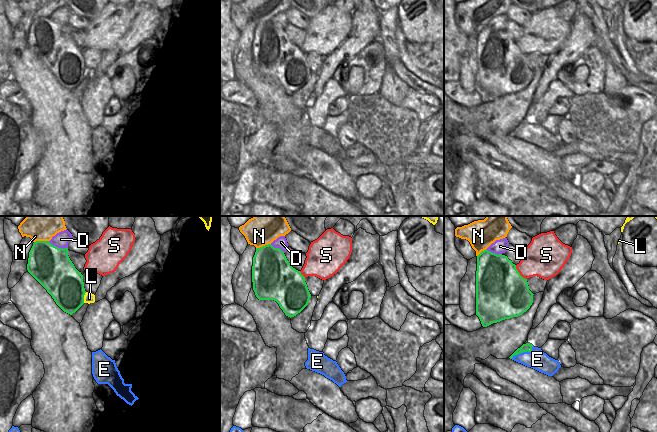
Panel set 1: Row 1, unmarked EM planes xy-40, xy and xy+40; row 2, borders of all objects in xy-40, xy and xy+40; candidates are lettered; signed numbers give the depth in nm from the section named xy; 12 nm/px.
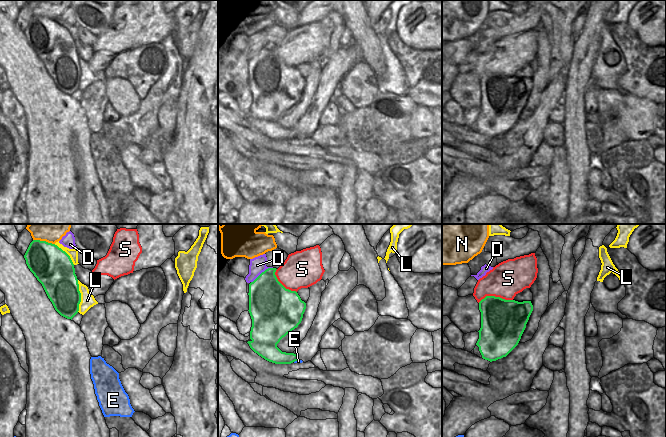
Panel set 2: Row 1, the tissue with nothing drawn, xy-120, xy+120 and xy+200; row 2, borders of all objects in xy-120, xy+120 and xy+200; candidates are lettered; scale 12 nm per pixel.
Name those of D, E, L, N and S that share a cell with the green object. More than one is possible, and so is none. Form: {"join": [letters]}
{"join": []}

